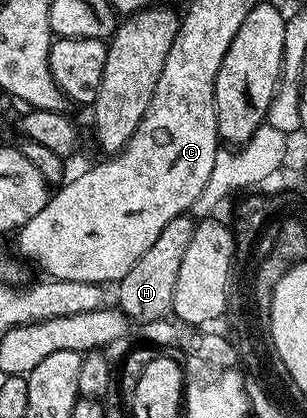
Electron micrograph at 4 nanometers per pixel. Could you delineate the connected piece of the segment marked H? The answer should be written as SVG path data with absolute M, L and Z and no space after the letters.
M187 213L179 214L166 228L162 228L158 240L138 256L138 264L126 272L126 276L118 284L120 290L119 309L133 323L145 324L167 319L174 300L174 284L178 284L178 268L182 264L182 255L190 245L190 236L194 236L196 222Z

